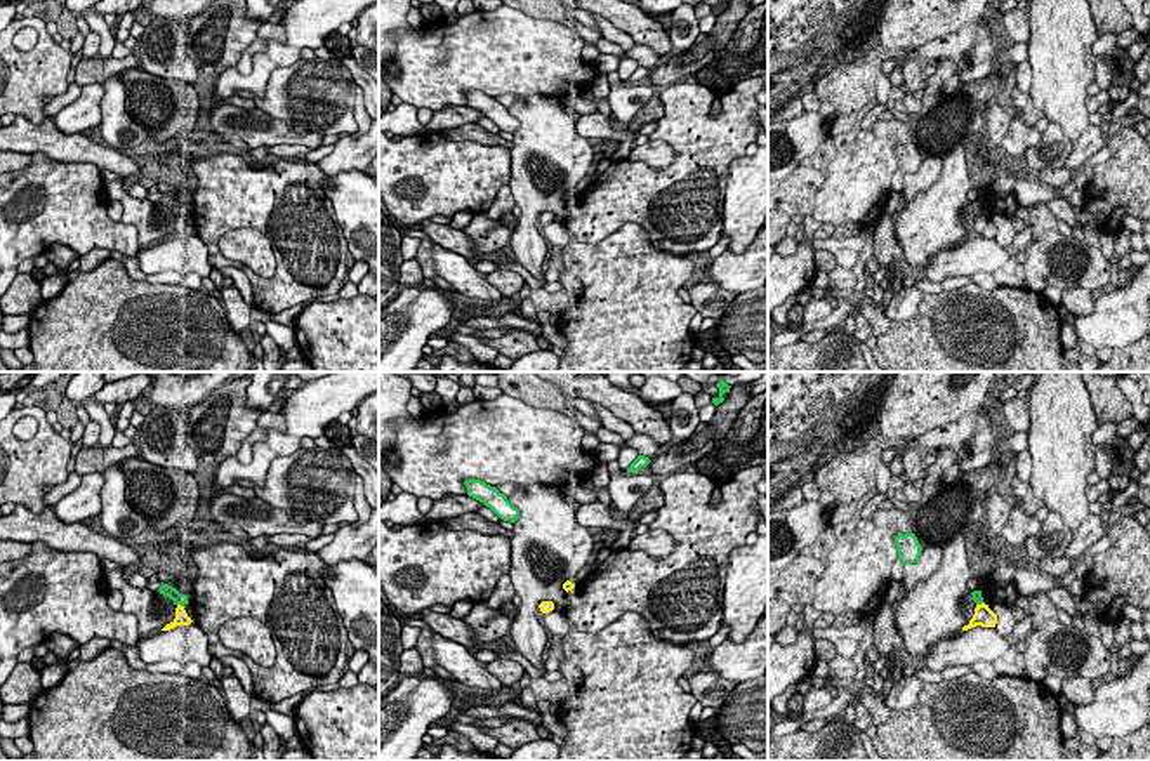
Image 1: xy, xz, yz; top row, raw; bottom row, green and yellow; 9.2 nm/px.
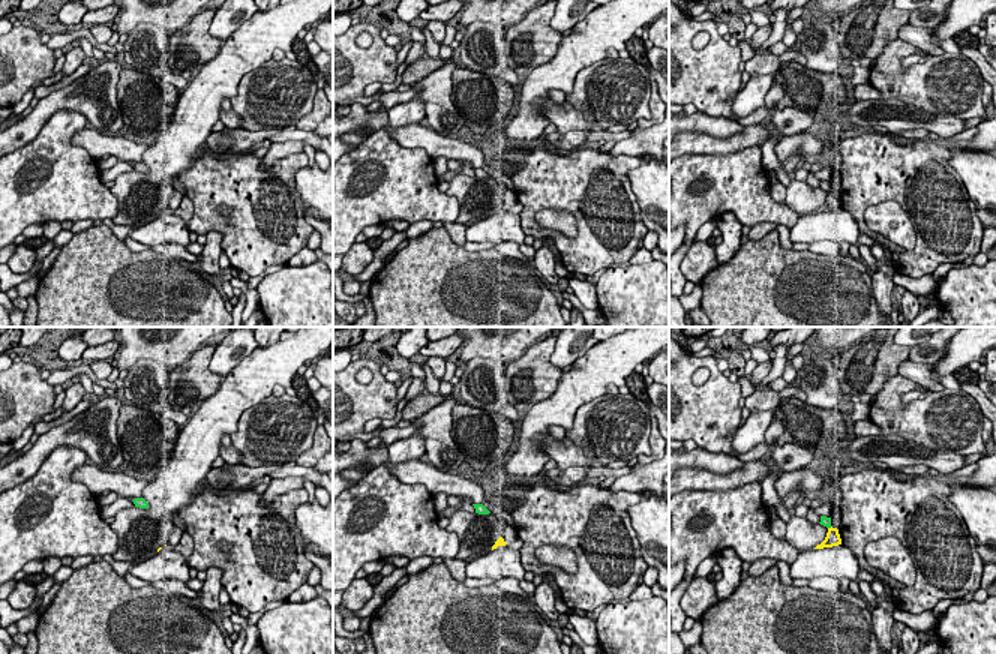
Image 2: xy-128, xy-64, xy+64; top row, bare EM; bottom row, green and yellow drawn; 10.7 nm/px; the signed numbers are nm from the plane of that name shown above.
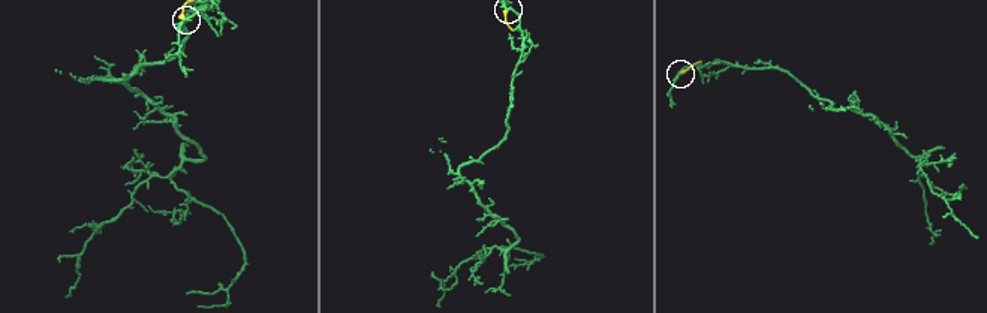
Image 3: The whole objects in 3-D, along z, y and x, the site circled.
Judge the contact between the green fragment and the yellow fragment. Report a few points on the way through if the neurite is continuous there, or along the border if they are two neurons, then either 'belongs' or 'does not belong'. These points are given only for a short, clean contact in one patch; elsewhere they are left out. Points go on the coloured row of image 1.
does not belong

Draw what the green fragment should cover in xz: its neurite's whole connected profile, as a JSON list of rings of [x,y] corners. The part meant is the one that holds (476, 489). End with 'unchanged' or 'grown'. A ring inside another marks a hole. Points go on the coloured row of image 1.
[[[466,480],[467,495],[483,502],[490,507],[500,519],[514,523],[519,516],[519,509],[514,507],[504,493],[495,486],[486,485],[481,480]]] | unchanged

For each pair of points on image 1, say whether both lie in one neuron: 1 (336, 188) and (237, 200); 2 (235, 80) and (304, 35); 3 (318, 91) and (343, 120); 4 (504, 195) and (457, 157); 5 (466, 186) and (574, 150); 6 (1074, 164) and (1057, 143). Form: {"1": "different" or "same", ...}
{"1": "different", "2": "same", "3": "same", "4": "different", "5": "different", "6": "different"}

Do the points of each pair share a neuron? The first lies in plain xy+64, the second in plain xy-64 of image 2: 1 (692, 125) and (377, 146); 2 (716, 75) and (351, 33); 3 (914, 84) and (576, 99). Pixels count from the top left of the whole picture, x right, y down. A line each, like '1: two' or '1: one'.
1: two
2: one
3: one

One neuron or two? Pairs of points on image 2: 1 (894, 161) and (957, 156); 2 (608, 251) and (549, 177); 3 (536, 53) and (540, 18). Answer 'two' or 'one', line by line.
1: two
2: one
3: one

